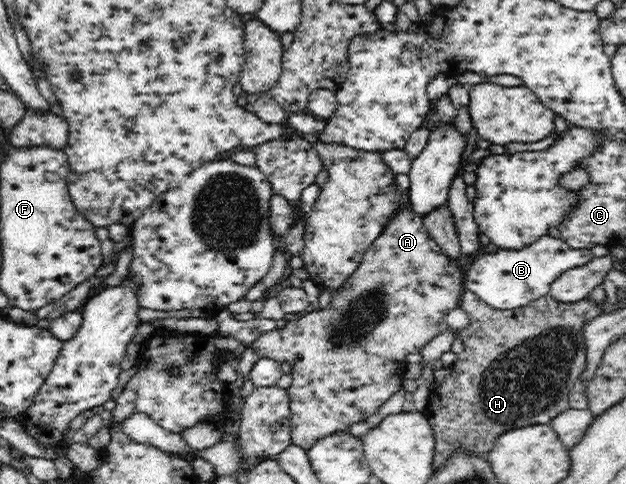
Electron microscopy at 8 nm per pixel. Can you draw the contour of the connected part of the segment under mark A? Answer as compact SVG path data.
M404 204L399 206L399 212L387 222L385 231L373 243L372 246L363 254L362 262L357 266L357 270L347 278L347 282L337 288L332 294L332 299L326 308L317 308L312 312L304 312L295 322L287 322L281 329L273 329L260 334L251 344L252 348L257 351L259 358L272 358L278 363L288 362L291 364L291 376L293 383L286 390L289 393L289 404L291 416L288 421L292 443L302 446L304 449L311 448L319 438L333 434L337 431L347 429L355 422L367 420L369 416L375 414L382 404L385 404L404 382L404 369L406 367L405 356L407 354L421 352L423 346L435 336L445 332L448 328L446 316L450 310L460 306L460 300L464 293L464 276L459 270L457 261L445 255L436 241L428 234L427 227L424 225L423 216L413 213L409 207Z

